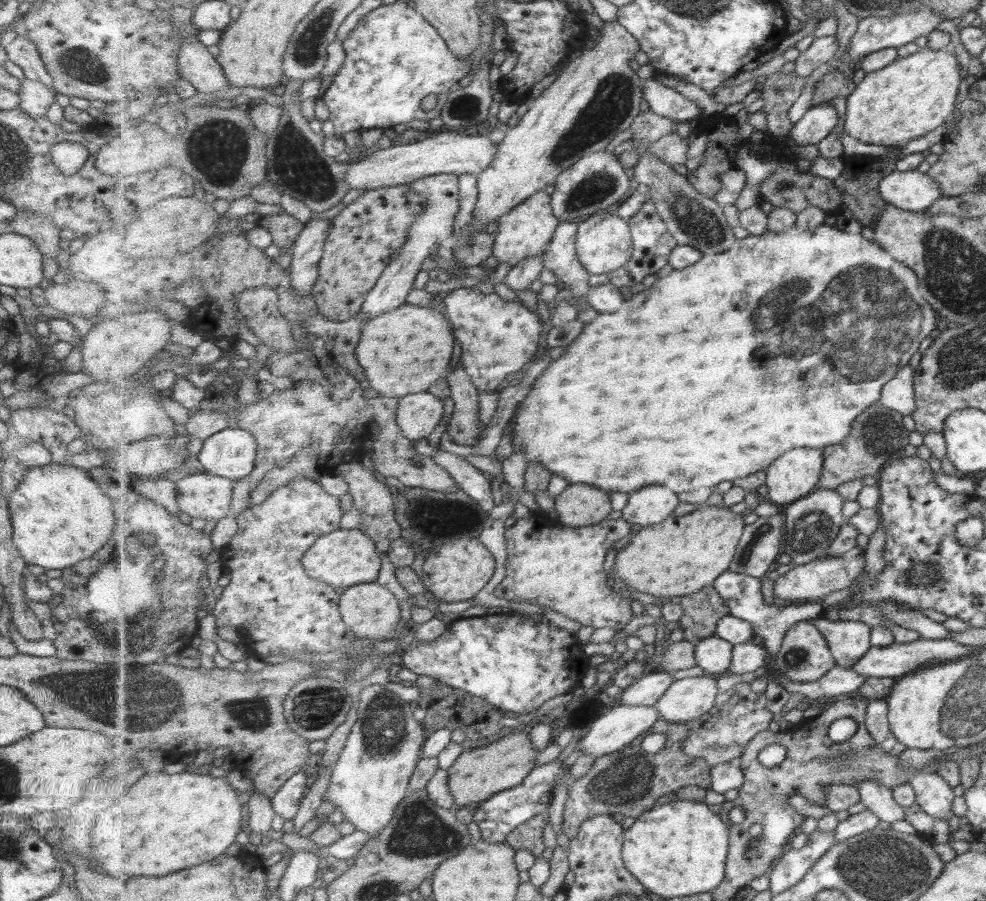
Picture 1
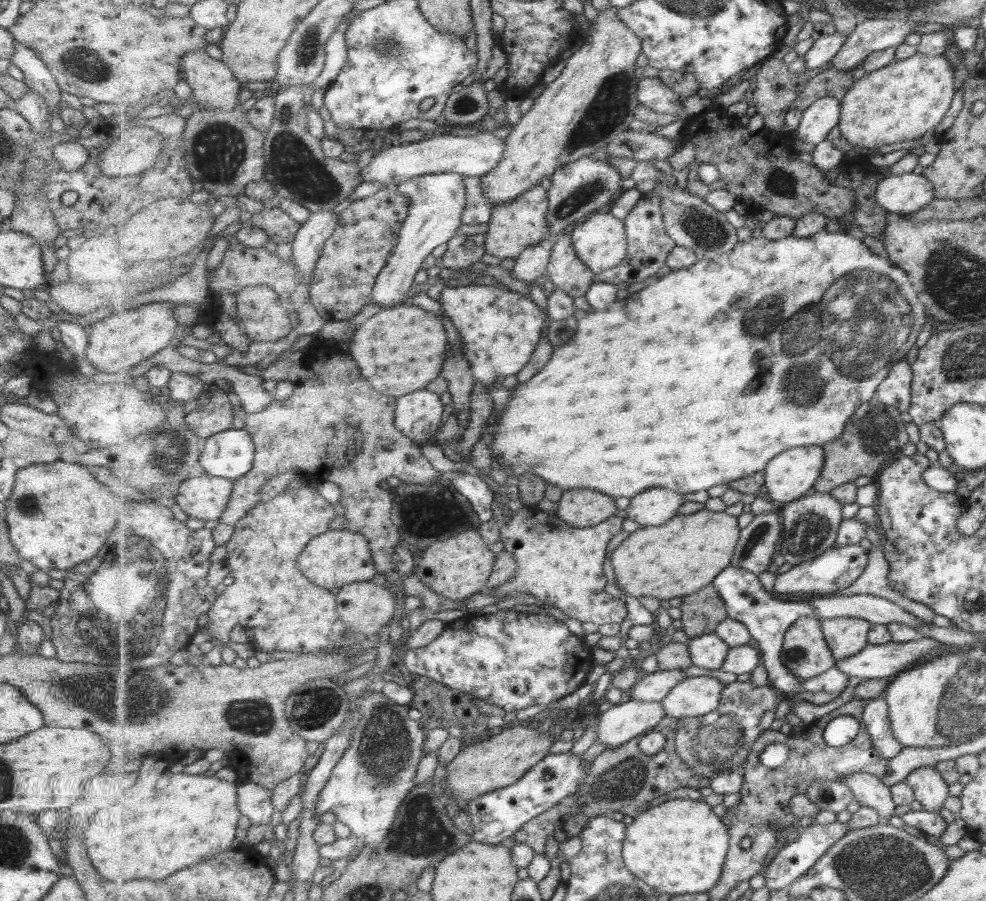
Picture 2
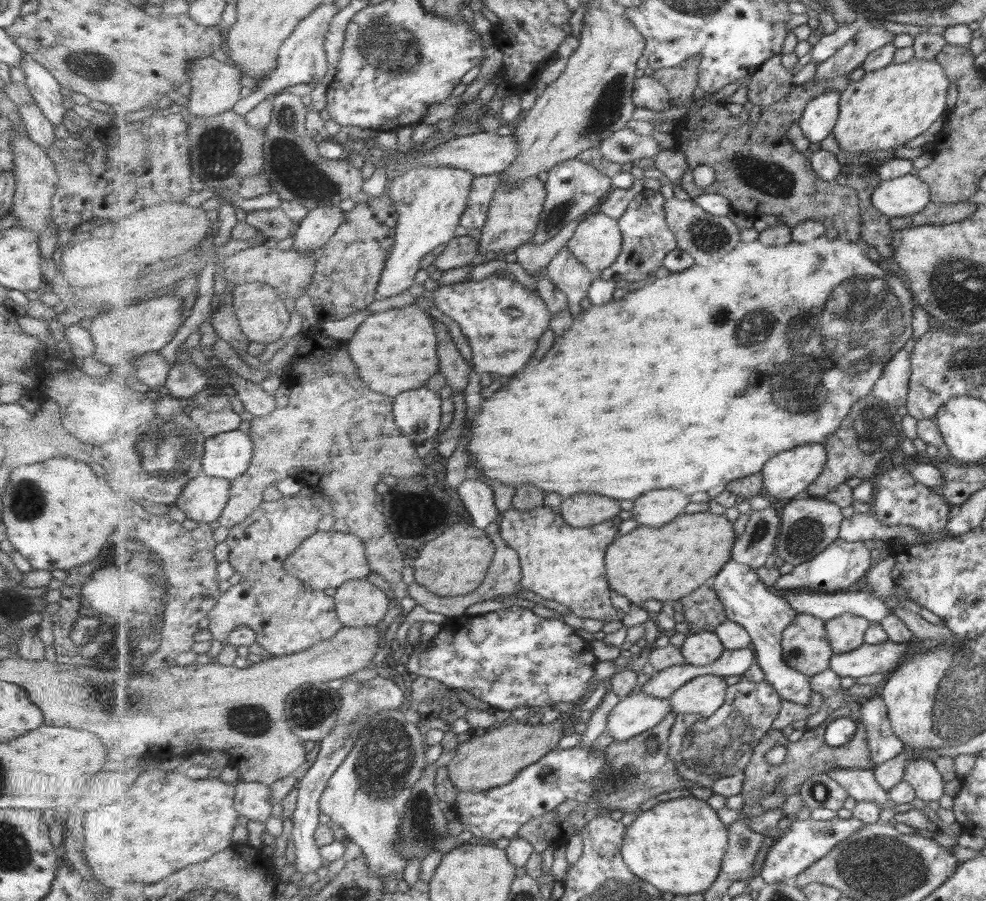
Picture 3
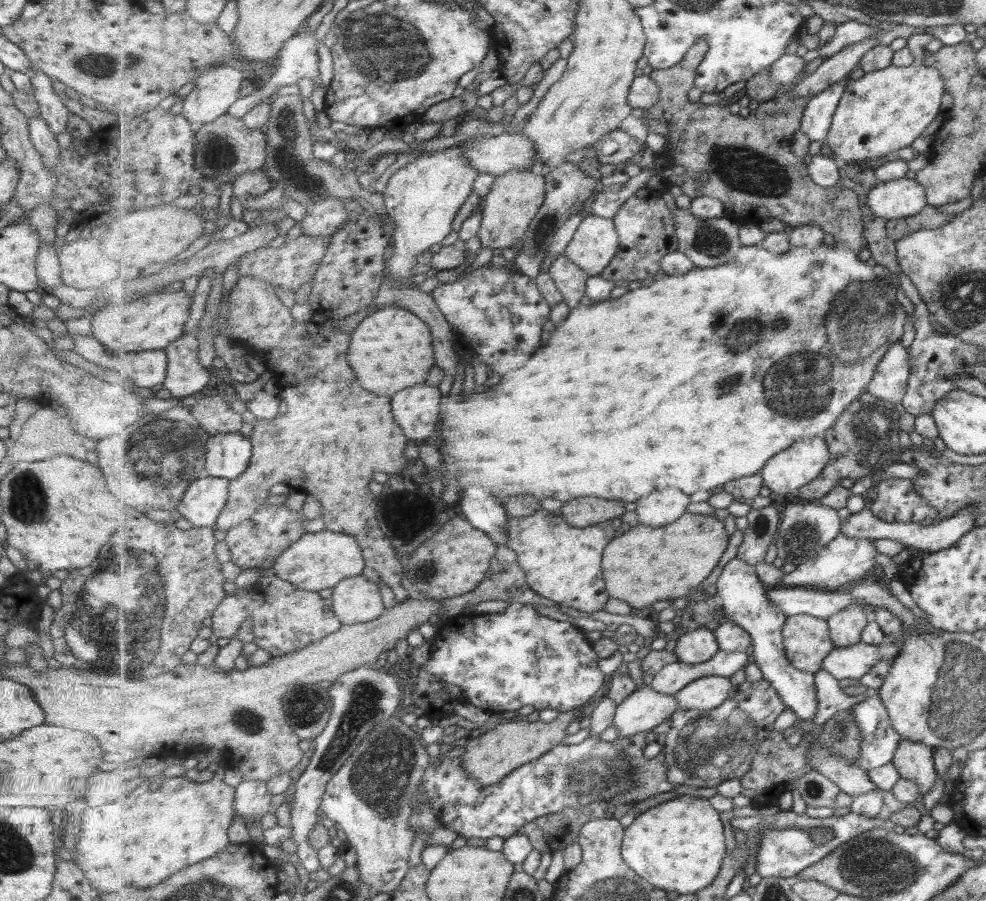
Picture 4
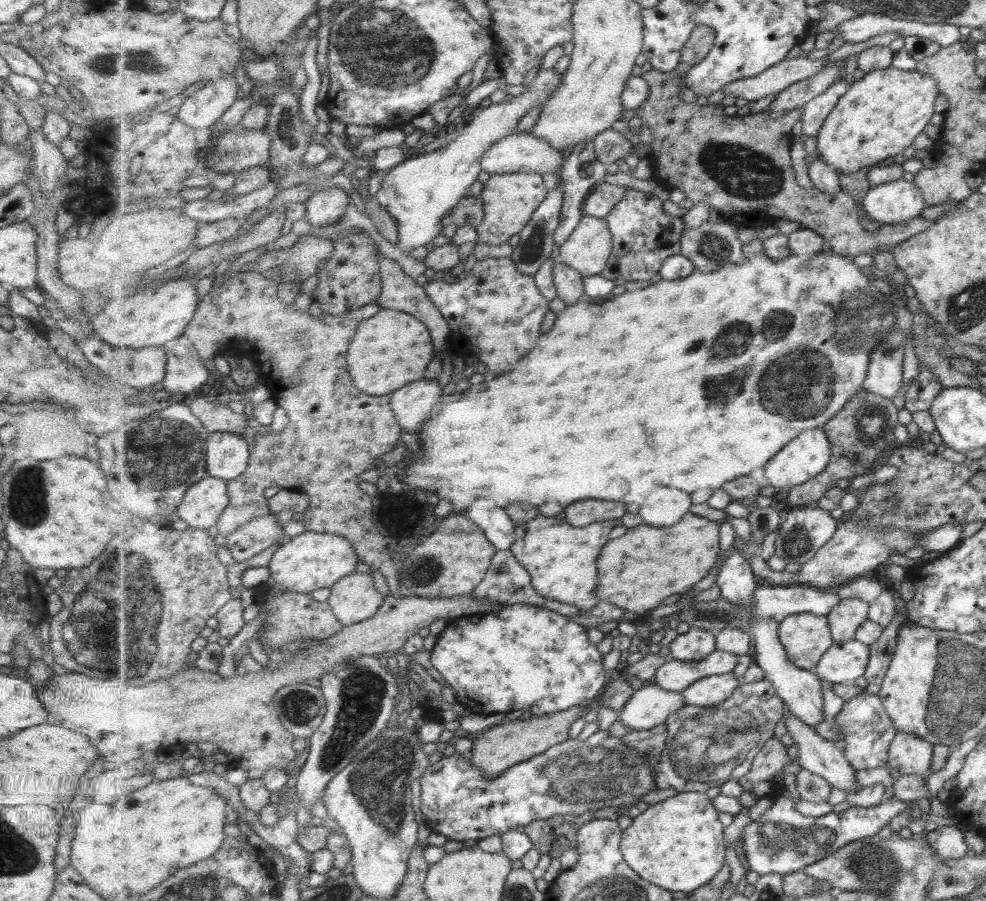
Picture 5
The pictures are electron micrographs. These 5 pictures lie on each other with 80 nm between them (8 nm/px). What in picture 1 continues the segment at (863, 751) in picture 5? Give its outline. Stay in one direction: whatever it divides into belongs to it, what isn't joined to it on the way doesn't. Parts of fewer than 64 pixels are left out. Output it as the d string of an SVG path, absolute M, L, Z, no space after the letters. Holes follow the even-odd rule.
M882 699L871 700L866 716L866 725L871 736L882 746L889 755L899 756L907 748L890 729L888 702Z

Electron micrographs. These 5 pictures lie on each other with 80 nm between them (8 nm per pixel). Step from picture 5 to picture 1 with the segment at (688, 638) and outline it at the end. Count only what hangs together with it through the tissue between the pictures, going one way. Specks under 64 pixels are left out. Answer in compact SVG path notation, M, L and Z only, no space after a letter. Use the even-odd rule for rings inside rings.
M716 634L701 639L696 644L696 661L698 666L709 675L716 675L730 670L734 644L727 642Z

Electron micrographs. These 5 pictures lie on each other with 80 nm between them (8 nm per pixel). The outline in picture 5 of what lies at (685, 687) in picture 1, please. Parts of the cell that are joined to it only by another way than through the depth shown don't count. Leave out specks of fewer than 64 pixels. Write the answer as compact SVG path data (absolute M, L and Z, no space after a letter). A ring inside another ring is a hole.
M730 672L702 678L682 693L687 705L709 707L725 702L734 694L737 686L739 680L735 678L733 672Z

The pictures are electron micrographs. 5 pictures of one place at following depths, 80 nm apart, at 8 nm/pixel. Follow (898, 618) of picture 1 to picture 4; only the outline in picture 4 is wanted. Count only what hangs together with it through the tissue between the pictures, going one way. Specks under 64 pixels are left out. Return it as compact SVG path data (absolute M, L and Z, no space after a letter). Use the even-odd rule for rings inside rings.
M769 587L767 590L770 601L778 606L788 617L798 614L810 614L828 619L832 614L847 608L847 605L859 603L867 610L870 618L875 618L874 604L864 598L856 598L846 590L818 591L805 587Z

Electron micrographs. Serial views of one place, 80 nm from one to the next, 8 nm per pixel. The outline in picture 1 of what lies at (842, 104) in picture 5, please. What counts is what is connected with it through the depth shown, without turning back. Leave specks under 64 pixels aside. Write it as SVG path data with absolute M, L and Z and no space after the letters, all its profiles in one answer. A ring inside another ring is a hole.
M925 47L915 54L899 57L881 70L866 73L853 94L847 97L844 130L853 138L867 144L903 146L911 139L931 134L931 130L943 127L947 118L951 118L951 111L955 110L955 98L959 98L959 86L963 86L963 79L970 81L967 76L963 78L963 70L959 69L959 58L953 55L951 48L931 50Z

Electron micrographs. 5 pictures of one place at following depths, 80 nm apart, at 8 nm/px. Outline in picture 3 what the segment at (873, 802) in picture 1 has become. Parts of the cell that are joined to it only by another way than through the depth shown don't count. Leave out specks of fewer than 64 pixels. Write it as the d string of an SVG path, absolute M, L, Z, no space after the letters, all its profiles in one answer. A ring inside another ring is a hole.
M831 770L828 776L841 784L849 797L859 801L877 802L882 809L890 808L890 795L875 777L874 770Z

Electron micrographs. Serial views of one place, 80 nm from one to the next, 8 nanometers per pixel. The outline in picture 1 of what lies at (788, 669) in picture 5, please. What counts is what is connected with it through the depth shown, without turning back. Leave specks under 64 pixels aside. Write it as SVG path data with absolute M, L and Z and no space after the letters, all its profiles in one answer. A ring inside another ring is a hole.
M729 570L719 576L713 585L717 589L717 592L724 598L726 607L729 609L729 614L750 622L753 625L754 633L759 638L762 638L762 644L770 654L769 661L774 668L773 672L781 673L777 670L777 666L775 666L775 660L782 649L787 631L797 625L798 622L819 618L825 612L825 608L821 602L791 604L787 606L768 604L765 602L765 598L763 598L762 579L755 578L750 574L739 574Z

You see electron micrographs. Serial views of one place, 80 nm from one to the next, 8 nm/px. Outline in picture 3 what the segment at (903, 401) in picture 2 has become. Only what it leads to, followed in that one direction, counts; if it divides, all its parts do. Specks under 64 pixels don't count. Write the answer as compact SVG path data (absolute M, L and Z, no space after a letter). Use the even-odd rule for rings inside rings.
M901 350L893 356L893 360L887 364L872 392L889 405L896 406L895 408L907 406L907 378L910 378L907 354L907 350Z

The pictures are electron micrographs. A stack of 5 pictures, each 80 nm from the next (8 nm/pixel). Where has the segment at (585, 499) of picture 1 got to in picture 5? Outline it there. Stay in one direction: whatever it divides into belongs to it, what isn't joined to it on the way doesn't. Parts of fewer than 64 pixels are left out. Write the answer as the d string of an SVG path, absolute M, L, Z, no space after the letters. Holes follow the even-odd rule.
M587 500L573 502L564 509L565 519L571 526L584 527L590 524L623 518L627 514L627 506L623 502L603 502L603 500Z

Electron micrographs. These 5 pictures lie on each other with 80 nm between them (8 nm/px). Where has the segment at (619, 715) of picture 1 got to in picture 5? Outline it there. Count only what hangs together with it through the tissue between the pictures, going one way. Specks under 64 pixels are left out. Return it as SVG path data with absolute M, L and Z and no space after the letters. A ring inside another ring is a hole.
M651 683L634 692L620 719L633 731L651 730L669 722L669 718L685 705L682 692L663 690L663 687Z

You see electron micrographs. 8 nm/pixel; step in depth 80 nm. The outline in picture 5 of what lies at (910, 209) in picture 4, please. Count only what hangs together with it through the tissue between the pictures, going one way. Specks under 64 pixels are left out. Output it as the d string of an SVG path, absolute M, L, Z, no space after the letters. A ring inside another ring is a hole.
M903 179L873 187L864 198L864 208L870 217L883 225L911 221L924 207L918 187Z

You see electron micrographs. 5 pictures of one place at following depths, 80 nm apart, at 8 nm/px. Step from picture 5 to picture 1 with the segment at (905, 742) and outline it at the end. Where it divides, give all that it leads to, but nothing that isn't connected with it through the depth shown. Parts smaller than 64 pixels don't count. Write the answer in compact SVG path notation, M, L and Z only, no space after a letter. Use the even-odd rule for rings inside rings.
M919 772L908 782L915 796L915 803L923 814L947 820L952 816L953 790L949 784L943 782L941 776L931 772Z

